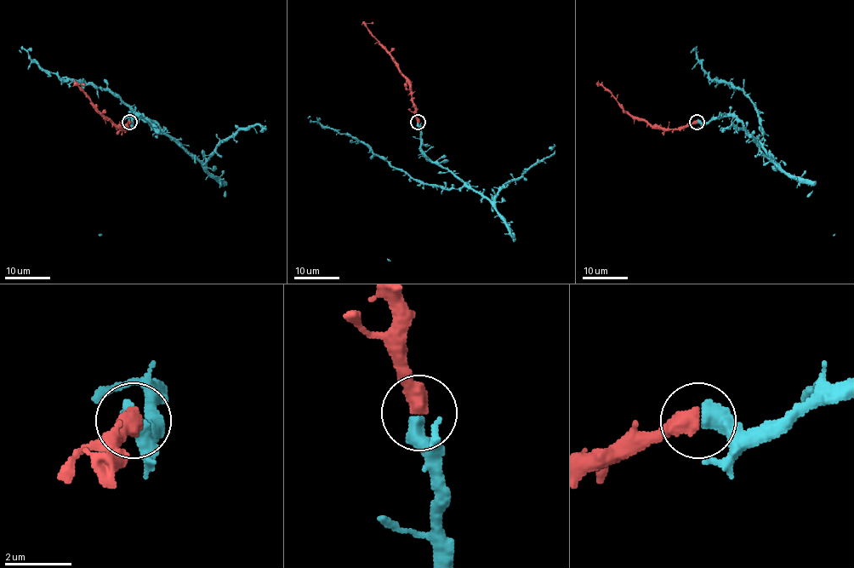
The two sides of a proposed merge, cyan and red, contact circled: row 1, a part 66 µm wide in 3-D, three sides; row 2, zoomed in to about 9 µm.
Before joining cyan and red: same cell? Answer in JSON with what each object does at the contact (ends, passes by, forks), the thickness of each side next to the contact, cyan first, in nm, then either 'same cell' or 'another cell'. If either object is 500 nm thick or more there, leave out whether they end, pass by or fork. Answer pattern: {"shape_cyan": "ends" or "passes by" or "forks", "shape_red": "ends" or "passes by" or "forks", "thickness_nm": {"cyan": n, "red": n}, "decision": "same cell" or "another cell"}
{"thickness_nm": {"cyan": 550, "red": 550}, "decision": "same cell"}

